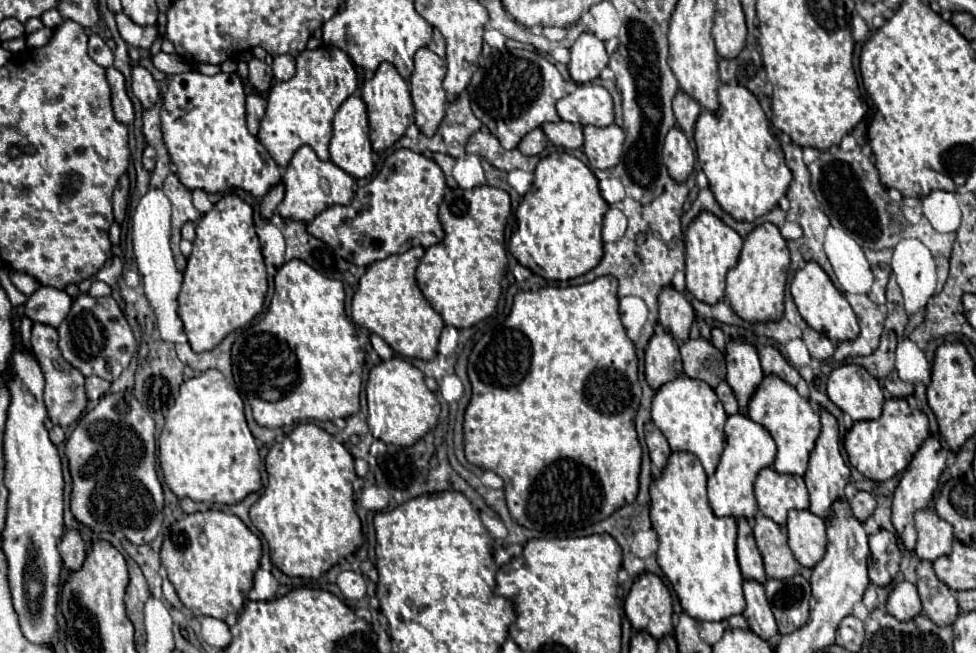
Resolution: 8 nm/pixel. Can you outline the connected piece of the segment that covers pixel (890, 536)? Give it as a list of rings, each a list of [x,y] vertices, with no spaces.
[[[880,529],[876,535],[870,535],[870,563],[868,575],[876,585],[888,585],[900,569],[902,553],[898,549],[898,539],[894,533]]]

